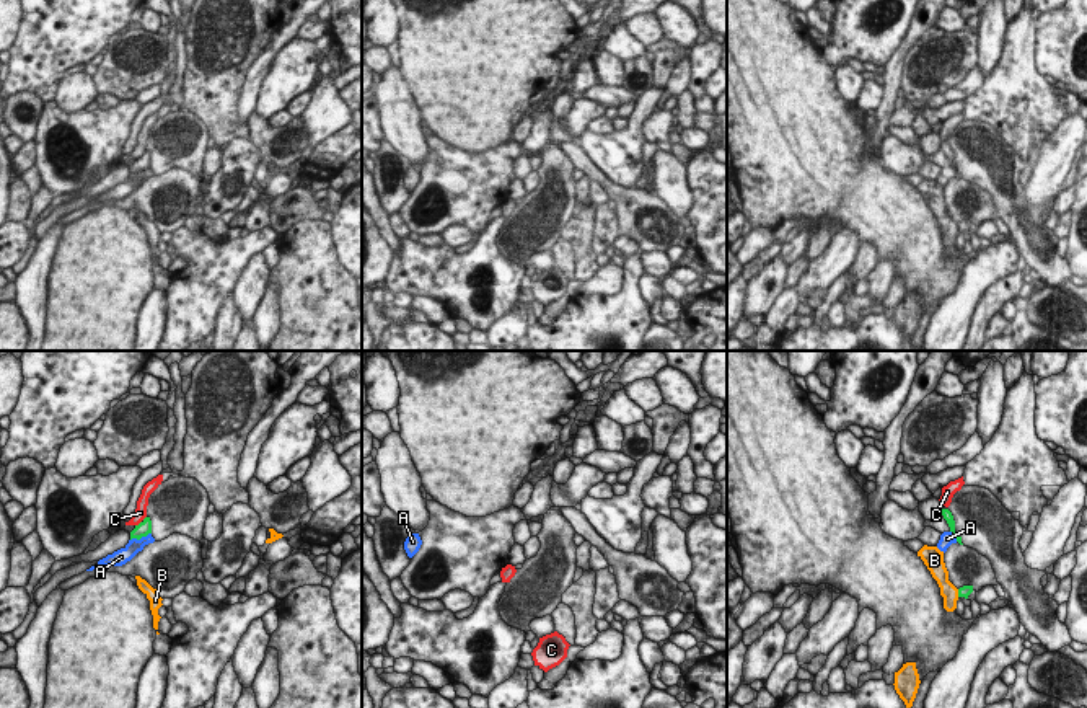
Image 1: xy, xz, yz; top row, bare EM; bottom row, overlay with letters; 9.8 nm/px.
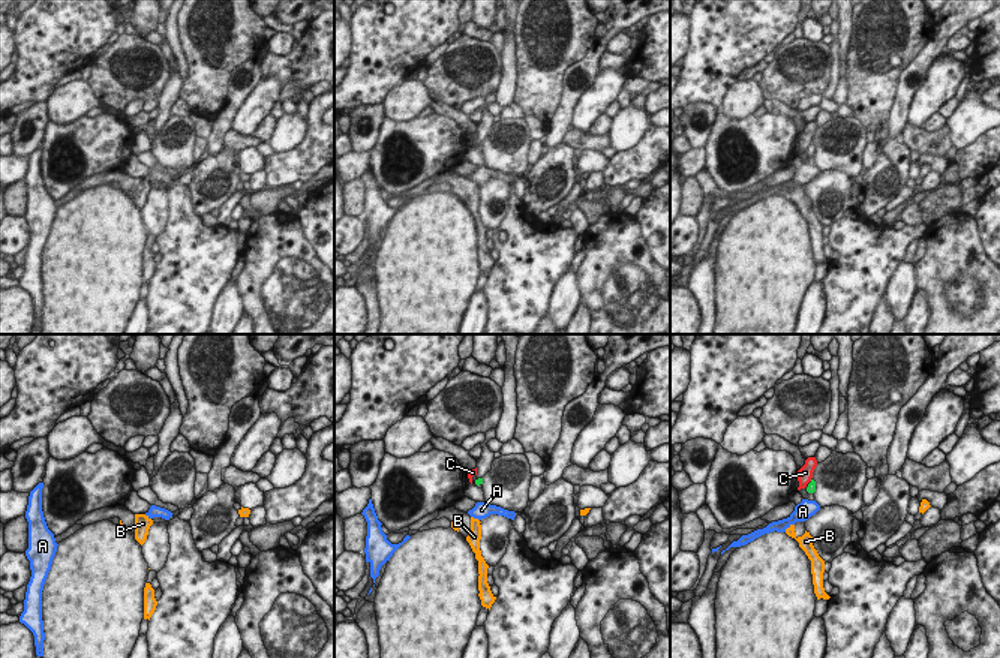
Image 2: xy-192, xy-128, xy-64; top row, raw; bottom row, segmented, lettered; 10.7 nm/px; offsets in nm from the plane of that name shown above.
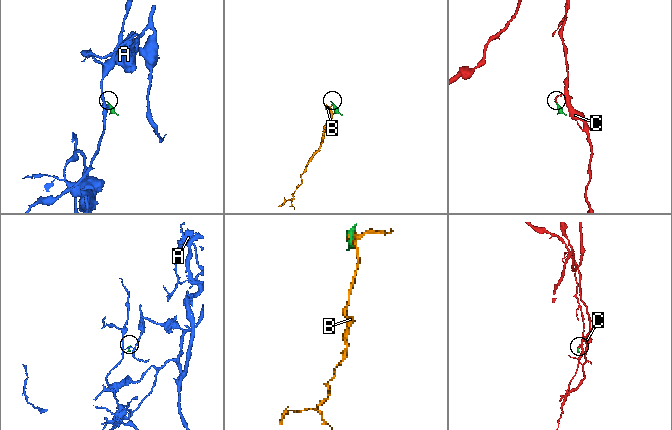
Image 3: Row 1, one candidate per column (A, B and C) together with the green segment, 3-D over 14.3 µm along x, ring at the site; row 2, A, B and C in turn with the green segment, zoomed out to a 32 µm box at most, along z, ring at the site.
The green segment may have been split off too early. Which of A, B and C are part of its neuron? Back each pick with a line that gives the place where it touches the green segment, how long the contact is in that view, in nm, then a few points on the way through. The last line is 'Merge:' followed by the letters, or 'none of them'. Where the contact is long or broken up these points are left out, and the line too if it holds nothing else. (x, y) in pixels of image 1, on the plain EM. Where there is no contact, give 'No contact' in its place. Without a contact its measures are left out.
Merge: none of them

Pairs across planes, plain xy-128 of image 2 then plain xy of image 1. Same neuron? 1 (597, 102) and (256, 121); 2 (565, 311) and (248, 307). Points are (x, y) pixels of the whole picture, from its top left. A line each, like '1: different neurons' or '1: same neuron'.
1: different neurons
2: same neuron

